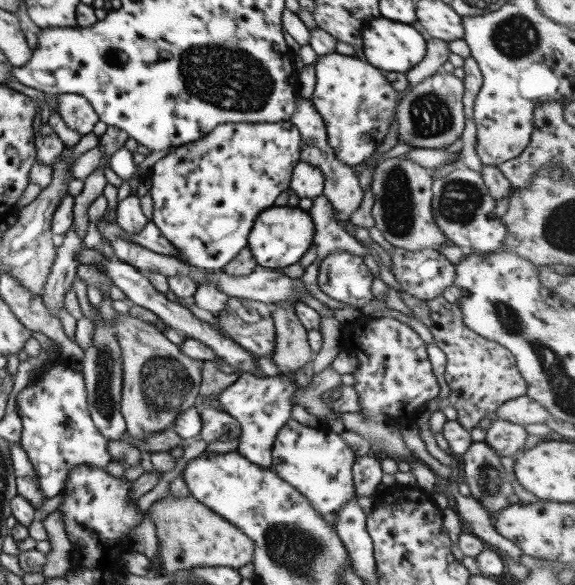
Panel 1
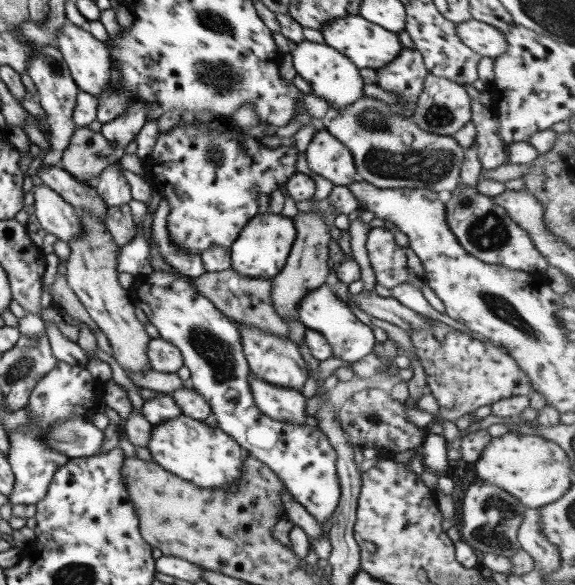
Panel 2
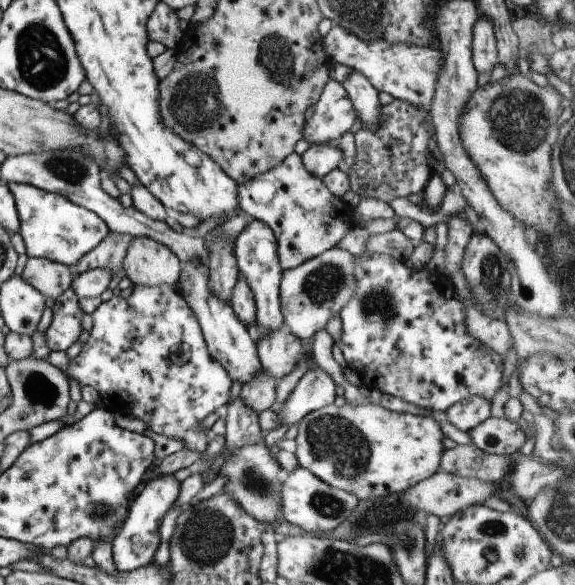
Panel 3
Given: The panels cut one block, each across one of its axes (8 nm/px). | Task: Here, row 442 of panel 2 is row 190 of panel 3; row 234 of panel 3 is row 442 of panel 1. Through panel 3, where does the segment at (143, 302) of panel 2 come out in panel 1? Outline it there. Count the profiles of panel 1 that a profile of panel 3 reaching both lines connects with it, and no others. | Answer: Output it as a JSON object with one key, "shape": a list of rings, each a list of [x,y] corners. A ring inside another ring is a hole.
{"shape":[[[291,418],[276,435],[272,458],[271,469],[278,473],[282,480],[296,488],[336,532],[336,520],[340,509],[356,496],[353,464],[357,456],[340,434],[302,425]]]}

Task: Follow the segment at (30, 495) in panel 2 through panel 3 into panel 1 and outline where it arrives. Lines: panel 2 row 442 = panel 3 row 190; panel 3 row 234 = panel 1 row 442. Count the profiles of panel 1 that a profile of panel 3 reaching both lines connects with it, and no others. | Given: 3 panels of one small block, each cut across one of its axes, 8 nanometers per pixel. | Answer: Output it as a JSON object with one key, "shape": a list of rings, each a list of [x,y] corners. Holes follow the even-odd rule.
{"shape":[[[61,353],[56,354],[55,363],[47,366],[40,379],[34,385],[22,389],[17,395],[22,421],[21,447],[26,451],[36,474],[39,476],[38,488],[42,490],[44,498],[51,499],[64,492],[64,486],[69,477],[69,472],[81,464],[91,464],[98,468],[105,468],[111,461],[107,446],[110,440],[100,434],[94,421],[91,419],[87,407],[86,385],[82,371],[74,372],[68,368],[68,360]]]}

